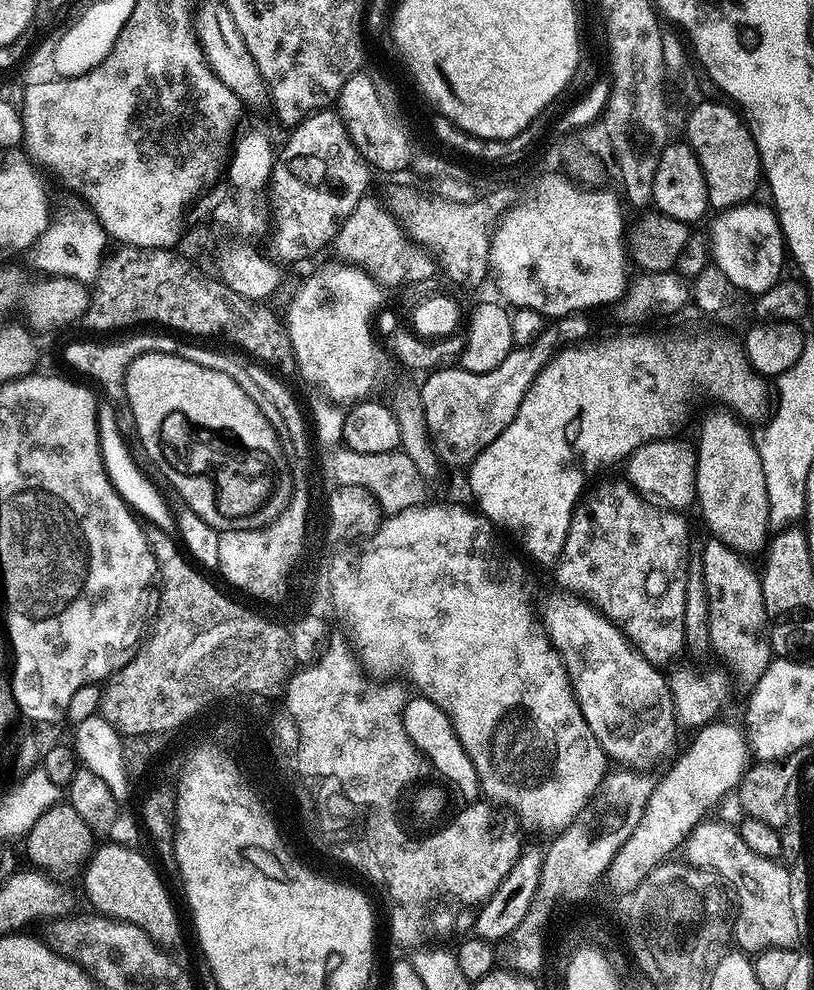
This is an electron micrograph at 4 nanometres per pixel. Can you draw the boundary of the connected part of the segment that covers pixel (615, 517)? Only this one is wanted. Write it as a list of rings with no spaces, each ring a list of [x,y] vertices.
[[[623,479],[621,481],[612,480],[609,484],[600,484],[592,493],[590,492],[577,503],[576,510],[572,513],[572,521],[570,522],[570,530],[566,534],[566,542],[562,546],[560,555],[554,565],[556,580],[568,591],[565,593],[587,602],[596,611],[602,613],[606,619],[612,621],[623,632],[624,637],[631,642],[633,648],[642,653],[650,663],[665,666],[664,664],[670,663],[679,652],[683,653],[685,651],[684,611],[686,610],[686,582],[688,581],[688,557],[690,555],[690,549],[688,549],[688,524],[680,517],[683,515],[679,511],[667,506],[661,506],[659,503],[645,498],[632,484],[625,482]]]

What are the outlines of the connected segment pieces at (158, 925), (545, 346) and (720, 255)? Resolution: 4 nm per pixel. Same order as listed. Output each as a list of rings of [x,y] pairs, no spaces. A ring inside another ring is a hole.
[[[105,843],[105,848],[97,847],[95,849],[94,855],[90,861],[90,867],[87,869],[86,877],[88,876],[88,881],[85,882],[84,888],[88,891],[88,900],[90,903],[93,904],[95,911],[99,913],[101,916],[111,916],[114,920],[122,920],[125,924],[133,924],[134,926],[138,926],[140,929],[143,930],[147,936],[151,938],[155,942],[155,944],[159,944],[161,949],[164,950],[173,950],[172,948],[176,948],[180,944],[180,916],[176,913],[176,908],[172,905],[172,896],[168,893],[168,888],[166,885],[160,881],[160,876],[156,873],[156,868],[154,865],[151,864],[150,861],[147,860],[146,857],[143,856],[140,852],[135,852],[135,847],[132,846],[125,846],[122,844],[116,843]]]
[[[573,314],[559,317],[553,326],[545,327],[542,338],[525,348],[513,347],[512,352],[494,370],[489,372],[468,372],[459,366],[453,368],[437,367],[423,378],[424,385],[418,391],[424,406],[425,422],[431,439],[446,451],[453,452],[460,460],[471,462],[476,455],[518,414],[526,390],[534,378],[545,368],[558,349],[565,342],[580,342],[589,335],[587,315]],[[564,340],[564,341],[563,341]],[[440,444],[441,446],[440,446]]]
[[[749,202],[719,209],[712,220],[710,231],[710,256],[715,267],[726,274],[733,289],[751,294],[759,294],[770,290],[777,280],[781,279],[786,260],[784,231],[780,229],[780,221],[776,213],[767,203]]]

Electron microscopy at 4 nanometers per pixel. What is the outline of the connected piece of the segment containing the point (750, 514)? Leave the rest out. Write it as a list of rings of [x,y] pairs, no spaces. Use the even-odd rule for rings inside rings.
[[[721,412],[712,416],[700,428],[700,442],[696,451],[696,500],[704,515],[704,524],[712,531],[715,539],[721,540],[727,548],[741,554],[765,551],[770,539],[768,522],[768,495],[766,474],[762,470],[762,458],[758,458],[756,441],[749,425],[735,415]]]

